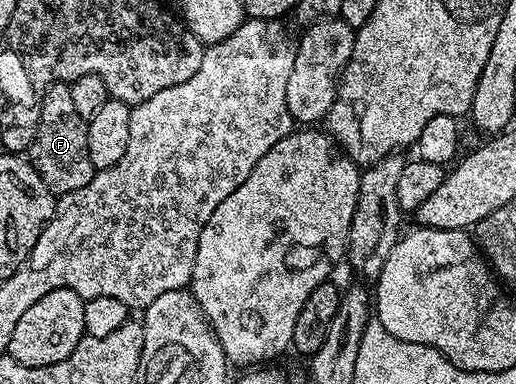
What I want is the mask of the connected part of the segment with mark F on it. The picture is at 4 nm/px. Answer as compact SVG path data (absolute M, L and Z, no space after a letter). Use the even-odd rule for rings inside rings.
M52 83L43 95L37 137L29 148L29 162L56 197L85 189L93 181L96 170L93 161L89 161L87 124L73 106L73 93L66 83Z

